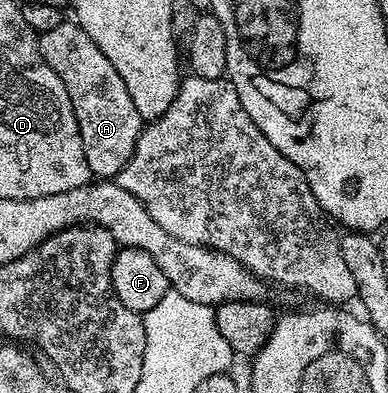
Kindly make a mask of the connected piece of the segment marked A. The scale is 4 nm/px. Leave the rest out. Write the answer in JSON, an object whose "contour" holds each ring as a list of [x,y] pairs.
{"contour":[[[63,20],[51,28],[51,32],[40,35],[39,41],[43,60],[47,60],[59,80],[63,80],[67,96],[71,96],[90,175],[101,180],[116,179],[127,160],[131,160],[143,129],[143,120],[139,112],[135,112],[135,103],[127,93],[127,84],[123,84],[111,60],[99,52],[95,40],[91,40],[91,36],[87,36],[76,21]]]}

